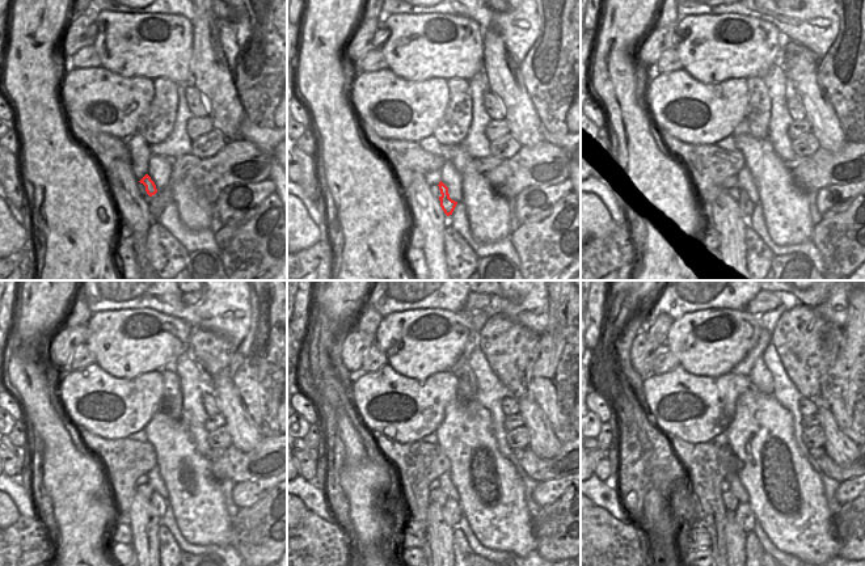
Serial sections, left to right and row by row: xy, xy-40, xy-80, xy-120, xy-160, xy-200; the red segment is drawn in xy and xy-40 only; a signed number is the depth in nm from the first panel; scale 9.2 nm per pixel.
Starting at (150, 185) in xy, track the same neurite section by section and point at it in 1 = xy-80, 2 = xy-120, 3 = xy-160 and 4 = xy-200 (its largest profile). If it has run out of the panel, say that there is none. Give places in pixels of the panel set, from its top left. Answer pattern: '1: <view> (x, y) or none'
1: xy-80 (746, 206)
2: xy-120 (157, 502)
3: xy-160 (452, 514)
4: xy-200 (743, 515)

